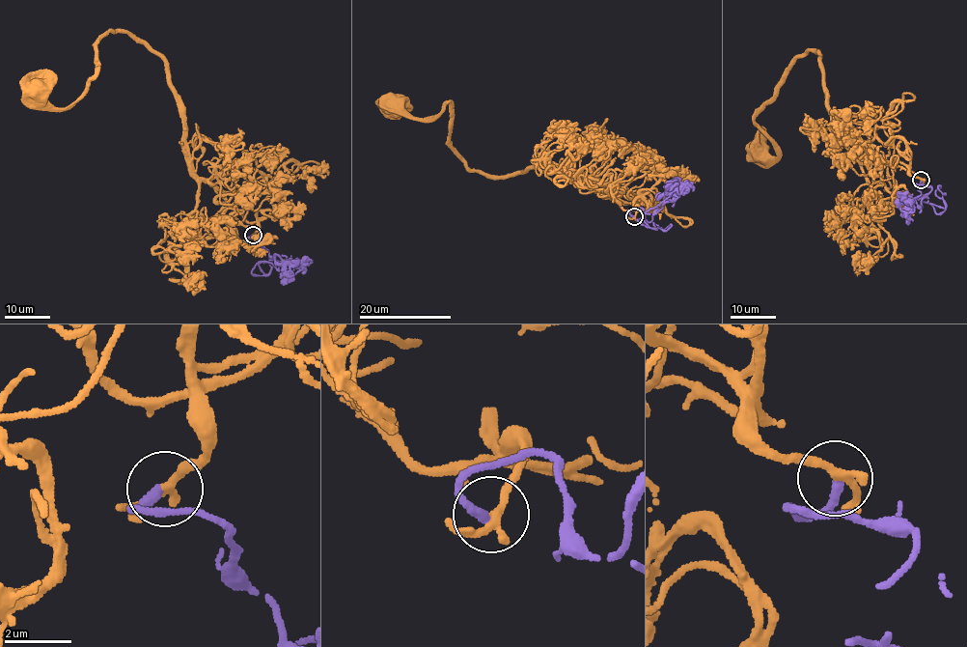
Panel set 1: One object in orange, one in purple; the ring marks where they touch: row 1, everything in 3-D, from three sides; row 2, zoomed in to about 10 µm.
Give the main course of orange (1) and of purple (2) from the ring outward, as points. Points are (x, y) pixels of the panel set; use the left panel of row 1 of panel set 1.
1: (253, 234), (192, 170), (167, 65), (142, 42), (113, 29), (98, 41), (98, 69), (66, 107), (36, 91)
2: (253, 234), (248, 237), (259, 238), (279, 263), (262, 261), (265, 274), (276, 263), (284, 265), (286, 255)

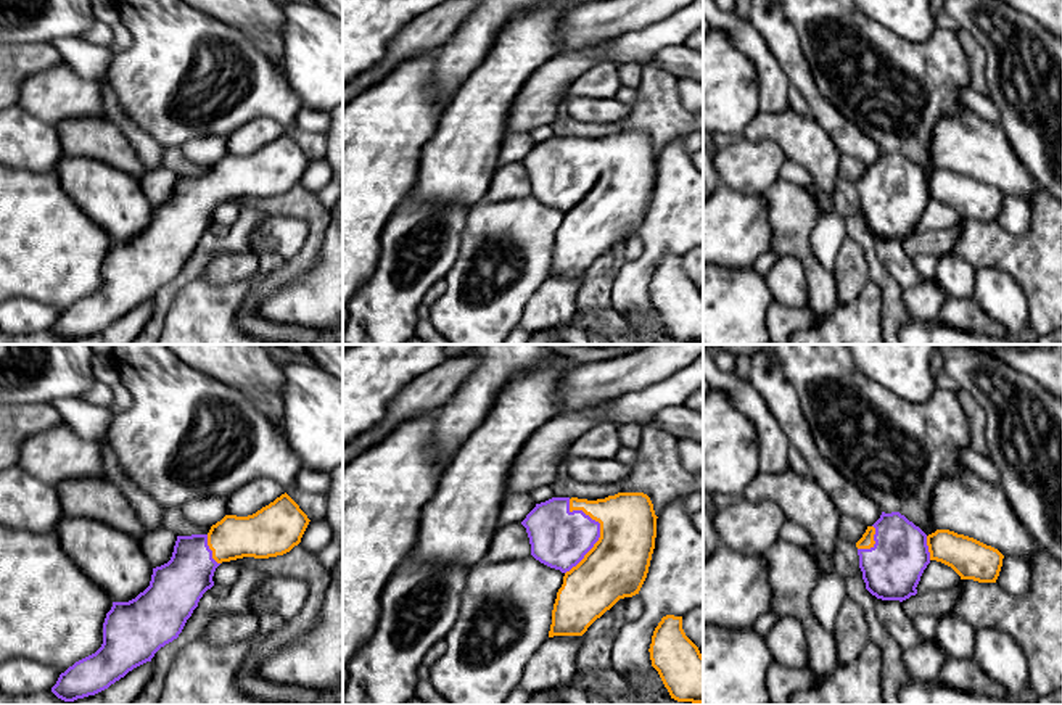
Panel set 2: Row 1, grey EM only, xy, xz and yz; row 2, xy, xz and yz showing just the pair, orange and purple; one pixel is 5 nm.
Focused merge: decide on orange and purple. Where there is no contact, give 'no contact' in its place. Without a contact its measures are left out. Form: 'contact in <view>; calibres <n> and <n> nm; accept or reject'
contact in xz; calibres 300 and 300 nm; accept

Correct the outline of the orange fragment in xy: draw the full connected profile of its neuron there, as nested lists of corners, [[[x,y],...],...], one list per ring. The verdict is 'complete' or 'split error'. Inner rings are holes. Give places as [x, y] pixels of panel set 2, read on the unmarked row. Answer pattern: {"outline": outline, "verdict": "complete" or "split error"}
{"outline": [[[285,132],[253,155],[225,155],[208,174],[177,175],[171,200],[153,208],[150,225],[129,241],[113,241],[103,262],[101,287],[61,312],[51,332],[74,341],[108,328],[134,307],[151,301],[161,287],[179,277],[203,233],[214,225],[212,216],[222,201],[283,195],[301,182],[309,161]]], "verdict": "split error"}

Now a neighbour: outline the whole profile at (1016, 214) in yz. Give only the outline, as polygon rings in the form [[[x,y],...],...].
[[[1004,196],[996,224],[1012,235],[1022,235],[1031,224],[1031,206],[1022,198]]]

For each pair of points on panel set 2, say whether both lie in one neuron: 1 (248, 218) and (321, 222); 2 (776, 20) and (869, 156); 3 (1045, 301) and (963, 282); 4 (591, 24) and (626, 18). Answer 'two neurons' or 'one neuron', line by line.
1: one neuron
2: one neuron
3: two neurons
4: one neuron

